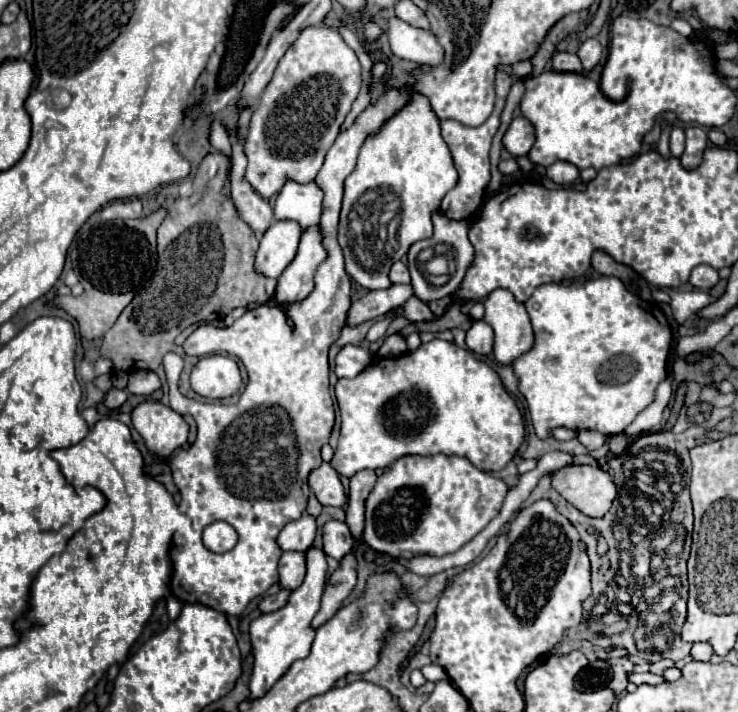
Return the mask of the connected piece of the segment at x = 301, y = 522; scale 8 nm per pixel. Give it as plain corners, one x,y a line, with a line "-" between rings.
306,513
298,521
292,521
284,527
278,543
284,551
306,551
316,537
316,529
316,517

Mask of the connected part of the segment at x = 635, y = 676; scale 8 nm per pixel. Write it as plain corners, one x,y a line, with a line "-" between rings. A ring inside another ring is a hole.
632,673
630,681
636,685
658,685
664,681
664,677
654,675
654,673

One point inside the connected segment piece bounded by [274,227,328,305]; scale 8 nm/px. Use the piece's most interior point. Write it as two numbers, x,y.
296,283

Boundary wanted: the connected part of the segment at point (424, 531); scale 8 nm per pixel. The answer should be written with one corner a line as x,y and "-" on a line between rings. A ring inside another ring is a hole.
408,455
394,461
376,481
366,499
366,527
362,539
398,559
412,555
442,557
458,551
482,531
500,511
508,485
476,469
456,455
-
392,499
392,507
380,507

